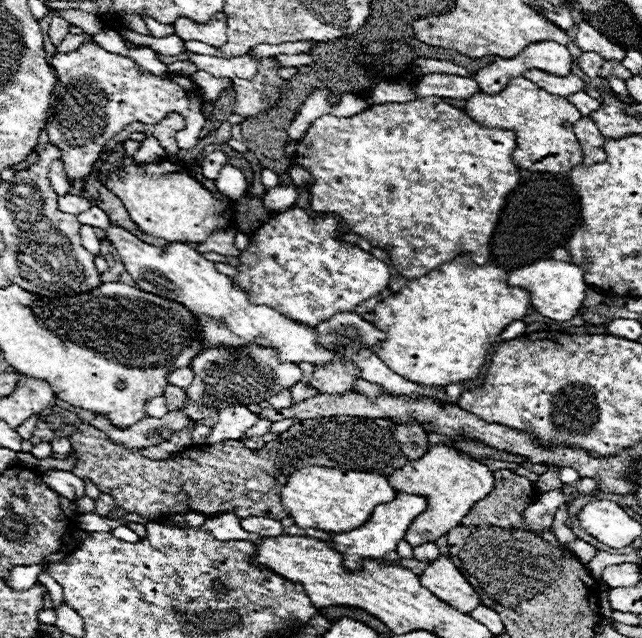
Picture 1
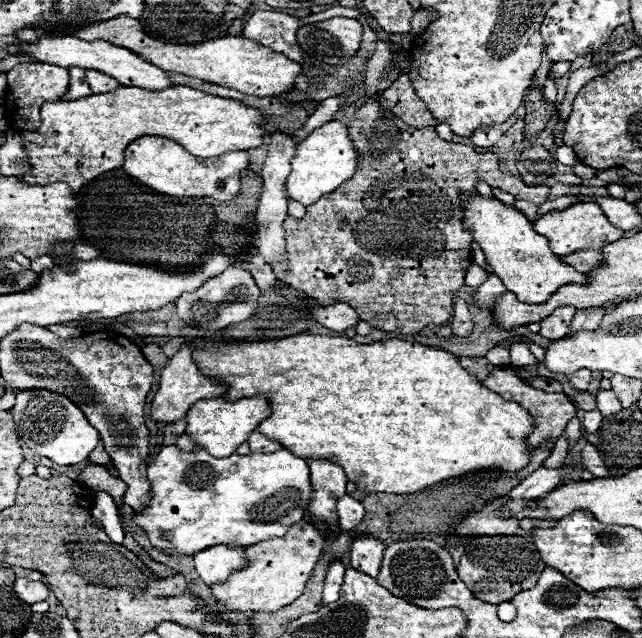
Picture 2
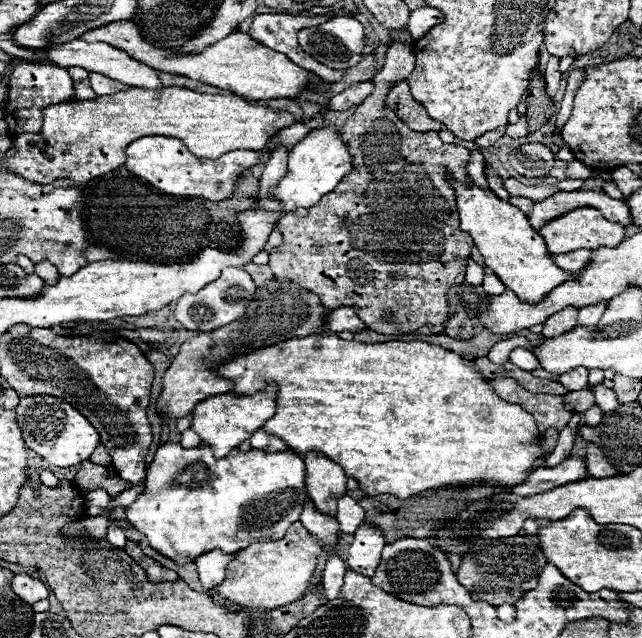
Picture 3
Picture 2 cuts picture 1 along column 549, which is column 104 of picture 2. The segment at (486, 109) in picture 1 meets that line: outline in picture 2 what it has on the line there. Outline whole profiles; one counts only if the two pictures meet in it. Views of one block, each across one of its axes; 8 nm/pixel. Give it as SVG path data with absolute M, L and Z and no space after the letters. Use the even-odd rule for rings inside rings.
M120 86L112 92L90 94L70 102L44 102L40 106L40 128L22 134L30 156L30 170L24 174L24 182L32 186L66 182L72 192L78 192L88 180L120 168L126 146L140 136L170 138L200 158L258 148L262 146L262 122L266 120L256 108L248 108L238 100L204 94L188 86L172 86L158 92Z

